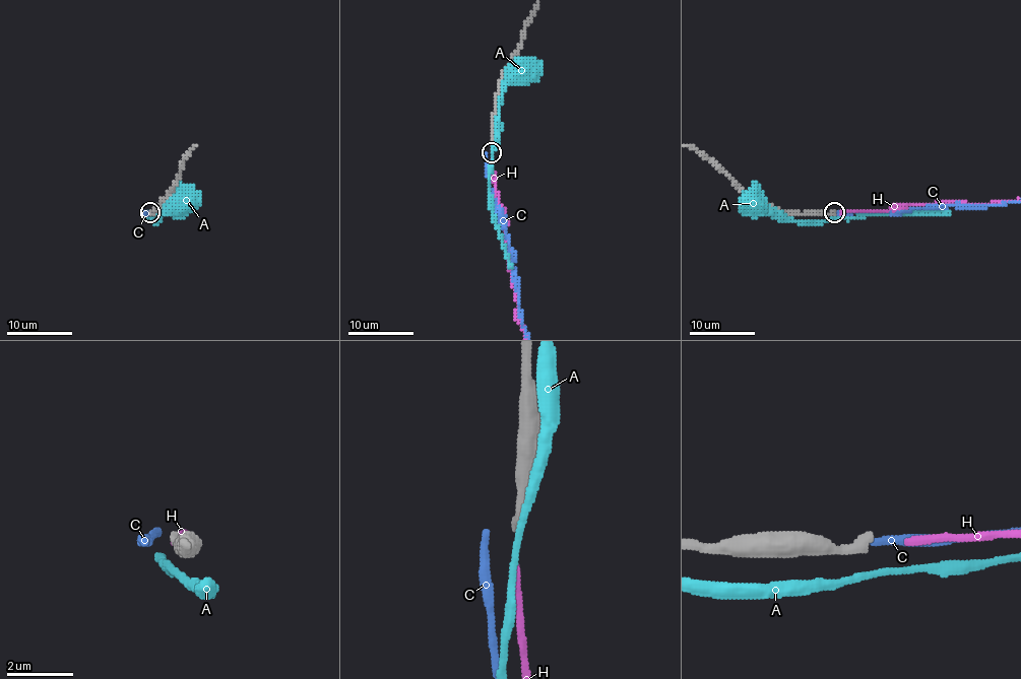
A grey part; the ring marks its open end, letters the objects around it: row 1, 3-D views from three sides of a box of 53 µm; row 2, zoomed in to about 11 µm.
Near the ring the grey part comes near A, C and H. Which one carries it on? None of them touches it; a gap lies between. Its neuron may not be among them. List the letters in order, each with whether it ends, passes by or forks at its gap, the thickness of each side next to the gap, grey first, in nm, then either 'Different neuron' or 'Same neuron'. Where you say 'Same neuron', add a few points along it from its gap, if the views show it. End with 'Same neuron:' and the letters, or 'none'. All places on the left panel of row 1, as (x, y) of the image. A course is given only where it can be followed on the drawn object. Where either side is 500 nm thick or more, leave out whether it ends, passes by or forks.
A: It passes by. Thickness 300 nm (grey) against 190 nm. Different neuron
C: It ends there. Thickness 300 nm (grey) against 220 nm. Different neuron
H: It ends there. Thickness 300 nm (grey) against 220 nm. Same neuron
Same neuron: H

